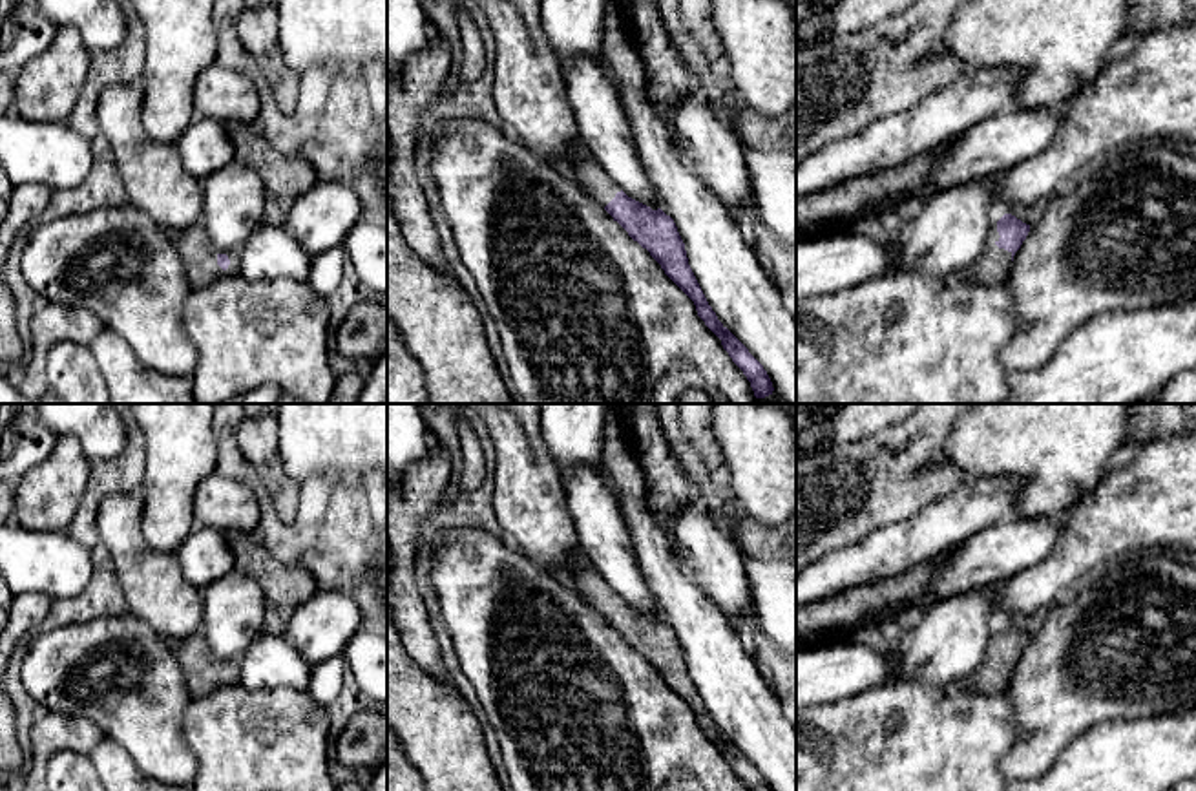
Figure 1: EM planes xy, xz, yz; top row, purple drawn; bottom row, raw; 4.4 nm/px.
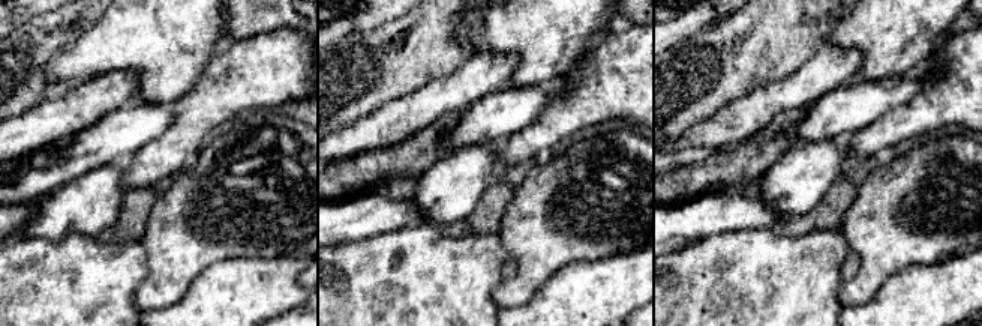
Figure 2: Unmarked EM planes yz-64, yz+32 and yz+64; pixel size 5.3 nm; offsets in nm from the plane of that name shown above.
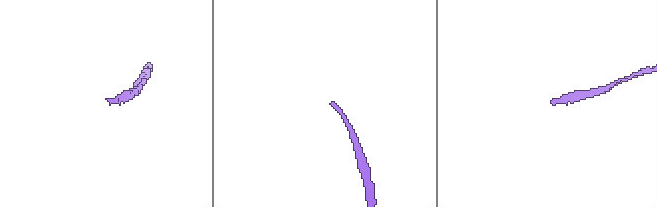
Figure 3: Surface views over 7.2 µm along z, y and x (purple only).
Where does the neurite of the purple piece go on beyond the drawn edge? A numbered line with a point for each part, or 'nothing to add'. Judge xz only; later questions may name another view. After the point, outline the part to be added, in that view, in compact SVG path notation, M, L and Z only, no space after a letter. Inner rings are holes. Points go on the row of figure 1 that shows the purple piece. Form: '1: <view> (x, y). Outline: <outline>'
1: xz (585, 168). Outline: M582 142L575 144L568 172L603 206L621 192Z

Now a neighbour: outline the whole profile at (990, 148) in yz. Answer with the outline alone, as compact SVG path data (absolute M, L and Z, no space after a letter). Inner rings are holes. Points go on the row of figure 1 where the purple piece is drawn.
M1065 106L1001 111L951 139L935 159L931 183L937 192L1001 177L1044 152L1057 137Z

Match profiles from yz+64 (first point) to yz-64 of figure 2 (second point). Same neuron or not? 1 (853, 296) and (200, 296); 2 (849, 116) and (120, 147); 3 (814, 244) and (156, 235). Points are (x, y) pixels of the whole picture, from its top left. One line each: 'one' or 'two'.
1: two
2: one
3: two

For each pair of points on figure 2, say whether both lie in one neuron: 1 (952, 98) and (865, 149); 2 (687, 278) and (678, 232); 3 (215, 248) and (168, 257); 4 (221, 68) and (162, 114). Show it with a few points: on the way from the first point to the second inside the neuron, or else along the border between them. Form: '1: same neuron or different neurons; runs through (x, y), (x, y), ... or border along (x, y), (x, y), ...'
1: same neuron; runs through (931, 110), (897, 123), (886, 131)
2: different neurons; border along (714, 235), (669, 253)
3: same neuron; runs through (203, 248), (180, 248)
4: different neurons; border along (174, 102), (174, 119), (156, 137)

